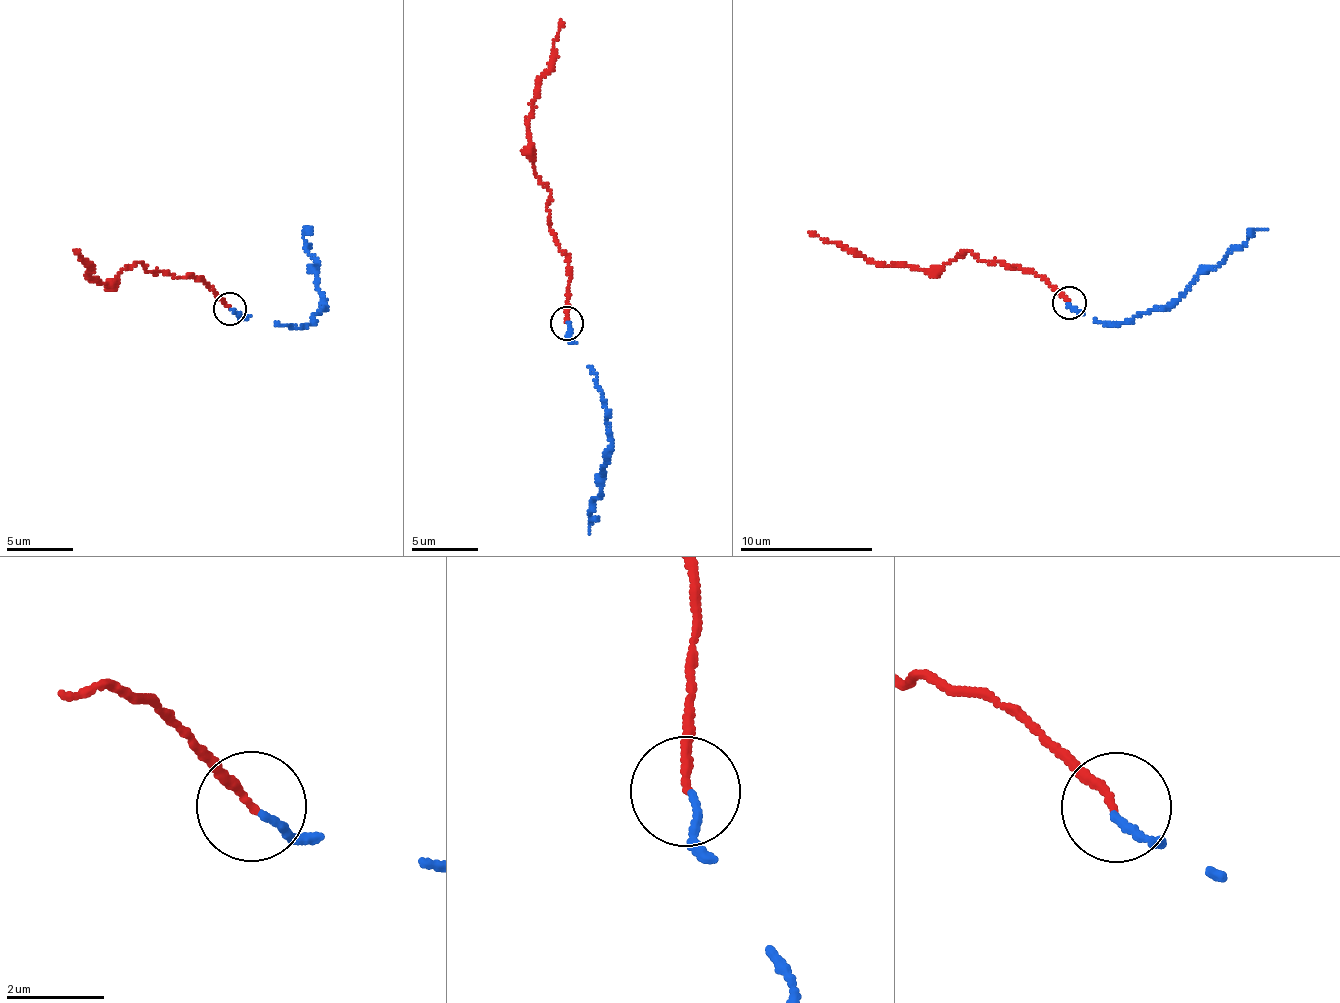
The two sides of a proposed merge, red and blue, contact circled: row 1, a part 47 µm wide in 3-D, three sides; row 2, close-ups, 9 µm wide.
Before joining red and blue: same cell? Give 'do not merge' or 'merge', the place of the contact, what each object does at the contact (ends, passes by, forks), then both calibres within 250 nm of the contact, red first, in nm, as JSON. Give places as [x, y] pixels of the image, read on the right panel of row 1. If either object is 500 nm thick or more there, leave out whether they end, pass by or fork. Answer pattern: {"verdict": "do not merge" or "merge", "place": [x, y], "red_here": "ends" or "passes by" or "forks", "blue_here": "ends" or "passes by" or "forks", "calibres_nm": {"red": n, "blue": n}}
{"verdict": "merge", "place": [1069, 303], "red_here": "ends", "blue_here": "ends", "calibres_nm": {"red": 150, "blue": 130}}

